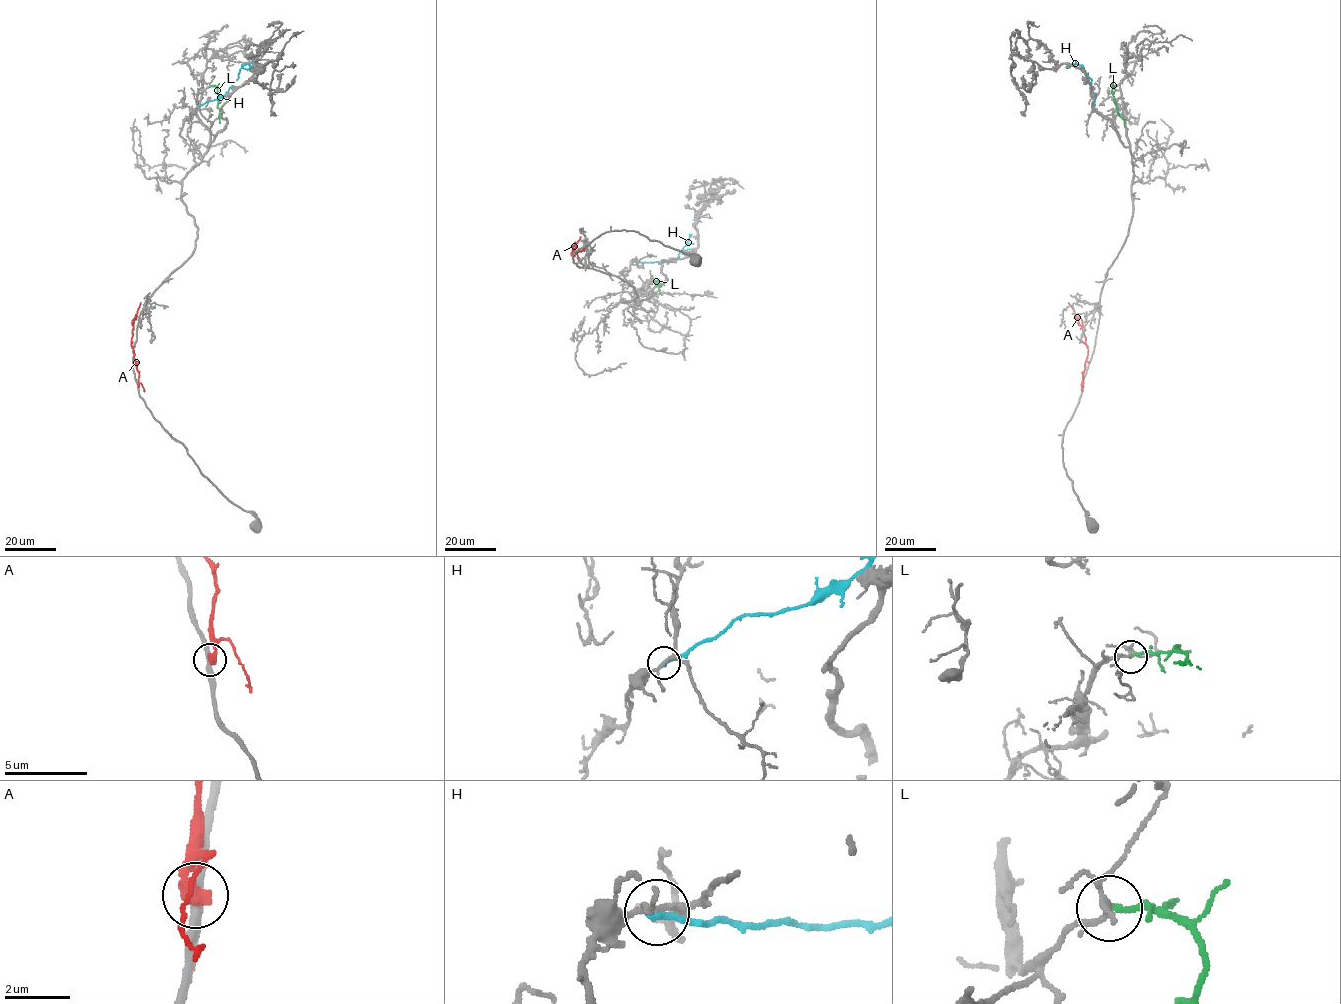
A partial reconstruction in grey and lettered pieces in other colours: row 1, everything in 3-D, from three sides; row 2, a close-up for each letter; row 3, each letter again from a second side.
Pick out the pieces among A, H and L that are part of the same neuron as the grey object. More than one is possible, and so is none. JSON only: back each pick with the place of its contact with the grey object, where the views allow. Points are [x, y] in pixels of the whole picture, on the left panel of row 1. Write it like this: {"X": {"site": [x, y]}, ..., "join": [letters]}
{"join": []}

